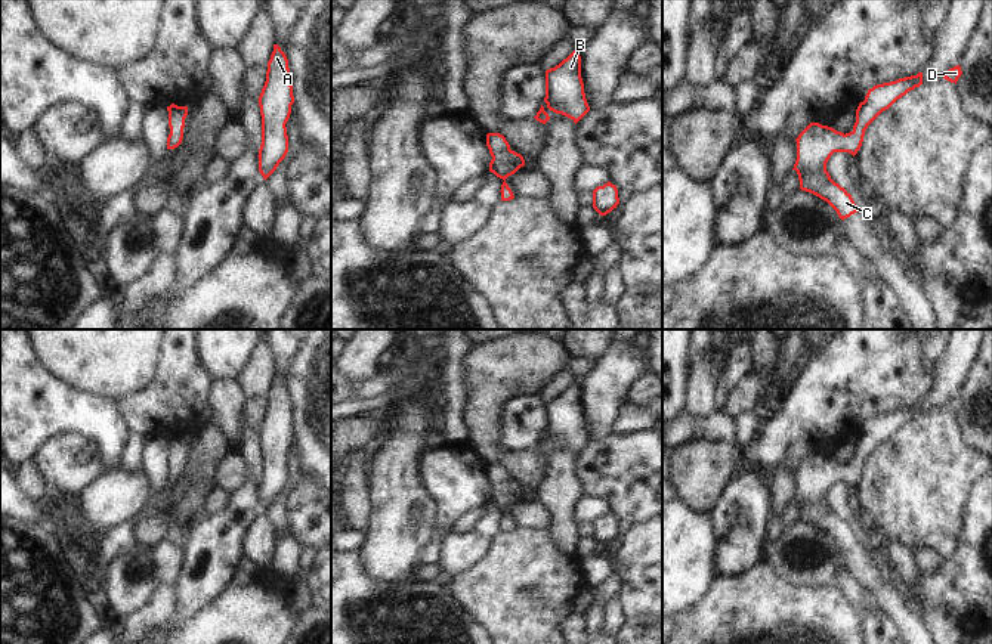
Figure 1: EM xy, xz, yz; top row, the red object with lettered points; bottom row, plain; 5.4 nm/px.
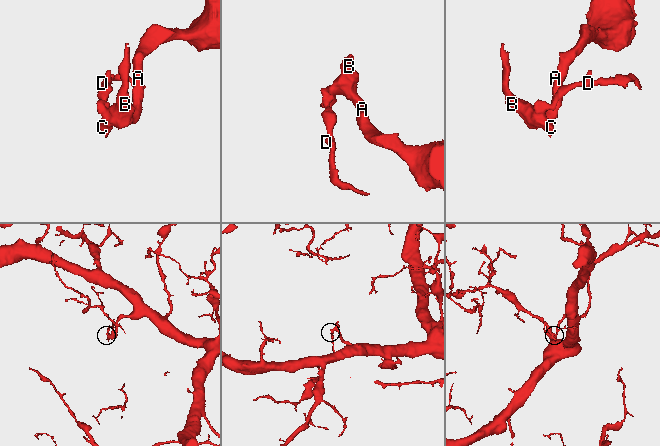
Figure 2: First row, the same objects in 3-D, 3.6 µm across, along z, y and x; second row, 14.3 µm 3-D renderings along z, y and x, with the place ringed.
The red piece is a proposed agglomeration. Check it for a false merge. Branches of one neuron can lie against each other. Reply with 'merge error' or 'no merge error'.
no merge error

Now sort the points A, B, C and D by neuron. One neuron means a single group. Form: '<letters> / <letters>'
A B C D

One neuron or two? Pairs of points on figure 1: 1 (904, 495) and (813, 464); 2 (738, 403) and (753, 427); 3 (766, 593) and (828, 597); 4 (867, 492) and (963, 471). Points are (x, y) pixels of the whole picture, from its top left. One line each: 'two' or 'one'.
1: two
2: two
3: one
4: one

